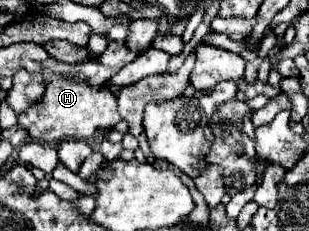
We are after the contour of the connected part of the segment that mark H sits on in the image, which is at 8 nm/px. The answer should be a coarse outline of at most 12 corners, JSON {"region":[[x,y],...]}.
{"region":[[44,71],[40,107],[18,115],[40,143],[90,139],[118,121],[116,97]]}

